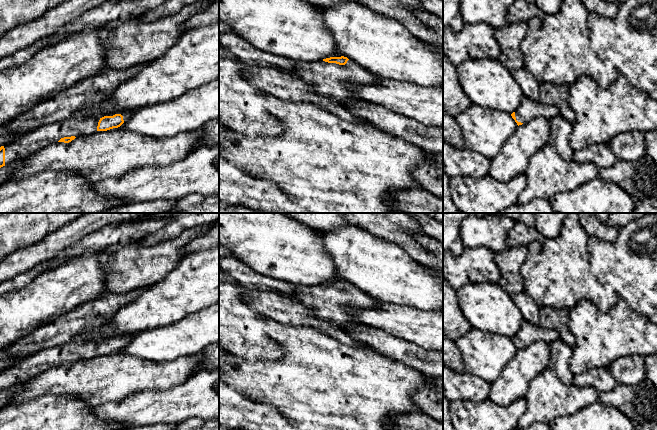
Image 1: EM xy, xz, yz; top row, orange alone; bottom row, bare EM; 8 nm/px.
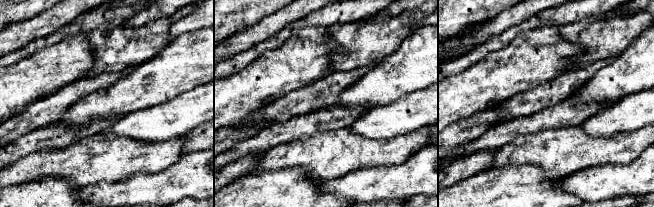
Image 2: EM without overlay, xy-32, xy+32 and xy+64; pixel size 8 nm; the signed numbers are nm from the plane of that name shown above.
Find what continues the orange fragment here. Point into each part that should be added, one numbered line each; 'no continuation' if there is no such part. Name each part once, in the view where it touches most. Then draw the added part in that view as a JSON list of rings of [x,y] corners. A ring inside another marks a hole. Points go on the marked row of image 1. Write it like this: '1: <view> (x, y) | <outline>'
1: xy (32, 141) | [[[115,110],[111,112],[95,112],[88,116],[72,115],[70,118],[29,131],[15,138],[5,148],[5,165],[25,158],[32,153],[58,142],[61,138],[82,136],[95,133],[99,120],[104,116],[121,114],[126,122],[134,113],[129,110]]]

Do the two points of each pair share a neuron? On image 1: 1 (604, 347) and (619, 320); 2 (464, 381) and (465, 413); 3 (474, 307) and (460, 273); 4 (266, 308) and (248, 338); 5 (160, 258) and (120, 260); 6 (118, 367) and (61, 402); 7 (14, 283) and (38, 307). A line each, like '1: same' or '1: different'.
1: same
2: different
3: different
4: different
5: same
6: different
7: different

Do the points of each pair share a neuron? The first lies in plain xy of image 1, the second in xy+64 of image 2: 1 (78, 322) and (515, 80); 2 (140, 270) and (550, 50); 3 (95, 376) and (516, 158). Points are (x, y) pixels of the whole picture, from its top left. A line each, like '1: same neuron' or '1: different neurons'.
1: different neurons
2: different neurons
3: same neuron

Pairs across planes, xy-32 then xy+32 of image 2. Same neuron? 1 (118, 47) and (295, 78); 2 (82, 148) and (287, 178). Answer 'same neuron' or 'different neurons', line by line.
1: different neurons
2: different neurons

